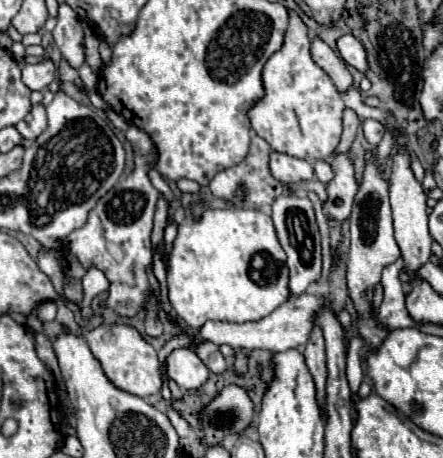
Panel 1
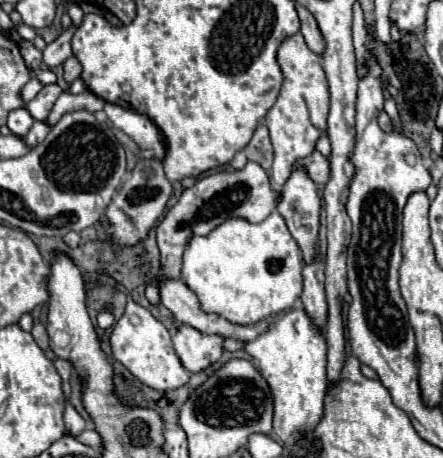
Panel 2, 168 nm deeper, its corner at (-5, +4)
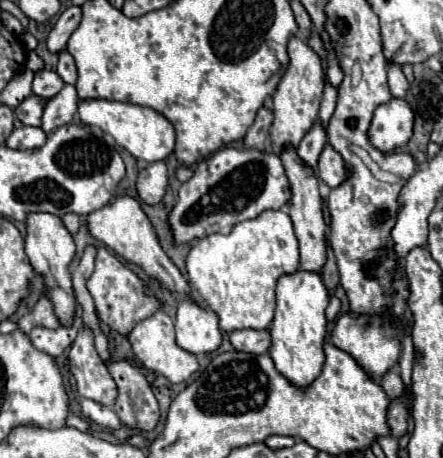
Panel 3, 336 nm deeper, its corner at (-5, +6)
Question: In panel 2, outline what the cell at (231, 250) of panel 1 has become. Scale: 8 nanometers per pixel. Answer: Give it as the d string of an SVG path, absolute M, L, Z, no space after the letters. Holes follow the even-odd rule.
M273 211L265 221L261 223L249 223L247 219L227 219L215 231L211 231L205 237L193 237L187 245L187 251L183 253L183 269L181 279L191 287L191 291L197 295L199 305L207 313L215 313L231 323L239 325L251 325L259 319L265 319L269 315L283 313L295 305L295 301L303 293L303 261L299 261L301 251L287 231L287 225L283 223L283 217Z

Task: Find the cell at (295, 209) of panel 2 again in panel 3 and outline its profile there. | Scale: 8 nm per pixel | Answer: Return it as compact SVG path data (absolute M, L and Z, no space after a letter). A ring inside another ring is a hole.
M315 121L315 125L307 131L307 135L303 137L303 141L299 143L299 157L309 165L309 167L315 167L323 147L325 147L325 141L327 141L327 135L325 135L325 129L319 121Z

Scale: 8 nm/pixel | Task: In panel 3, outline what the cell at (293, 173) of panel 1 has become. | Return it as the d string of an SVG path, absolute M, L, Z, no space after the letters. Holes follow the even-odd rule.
M325 145L323 153L321 153L321 157L319 157L317 175L319 175L319 179L325 181L331 189L339 187L339 185L349 177L349 169L345 167L343 157L341 157L331 145Z

